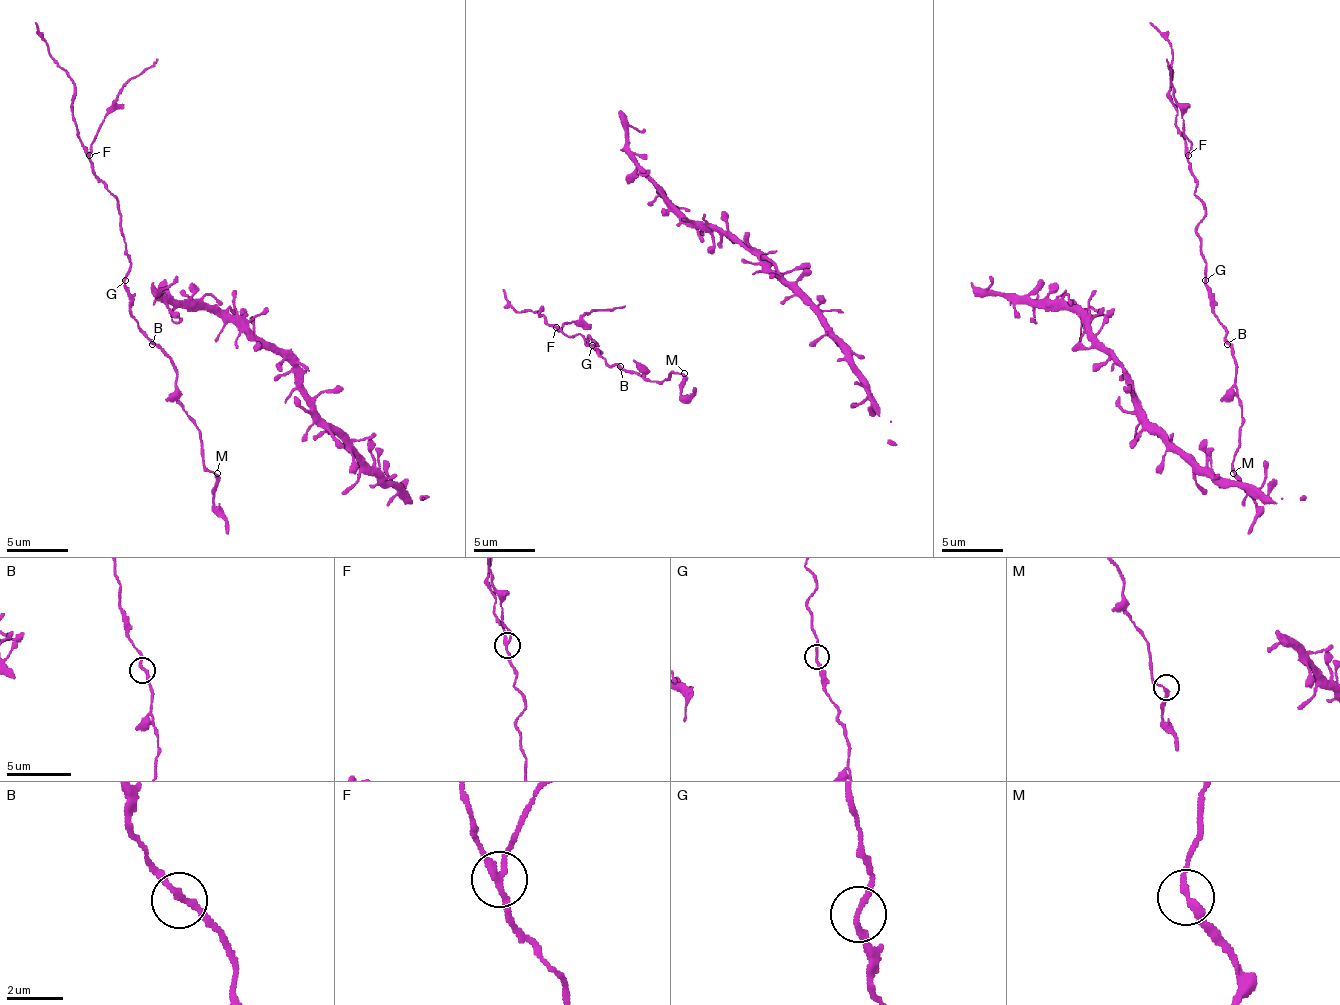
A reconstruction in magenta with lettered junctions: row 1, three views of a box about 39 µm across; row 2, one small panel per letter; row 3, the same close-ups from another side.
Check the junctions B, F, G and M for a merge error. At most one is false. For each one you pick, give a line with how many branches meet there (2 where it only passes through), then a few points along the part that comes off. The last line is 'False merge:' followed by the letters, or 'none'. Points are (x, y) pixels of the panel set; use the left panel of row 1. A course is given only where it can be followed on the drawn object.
F: 3 | (88, 154), (106, 108), (158, 59)
False merge: F

